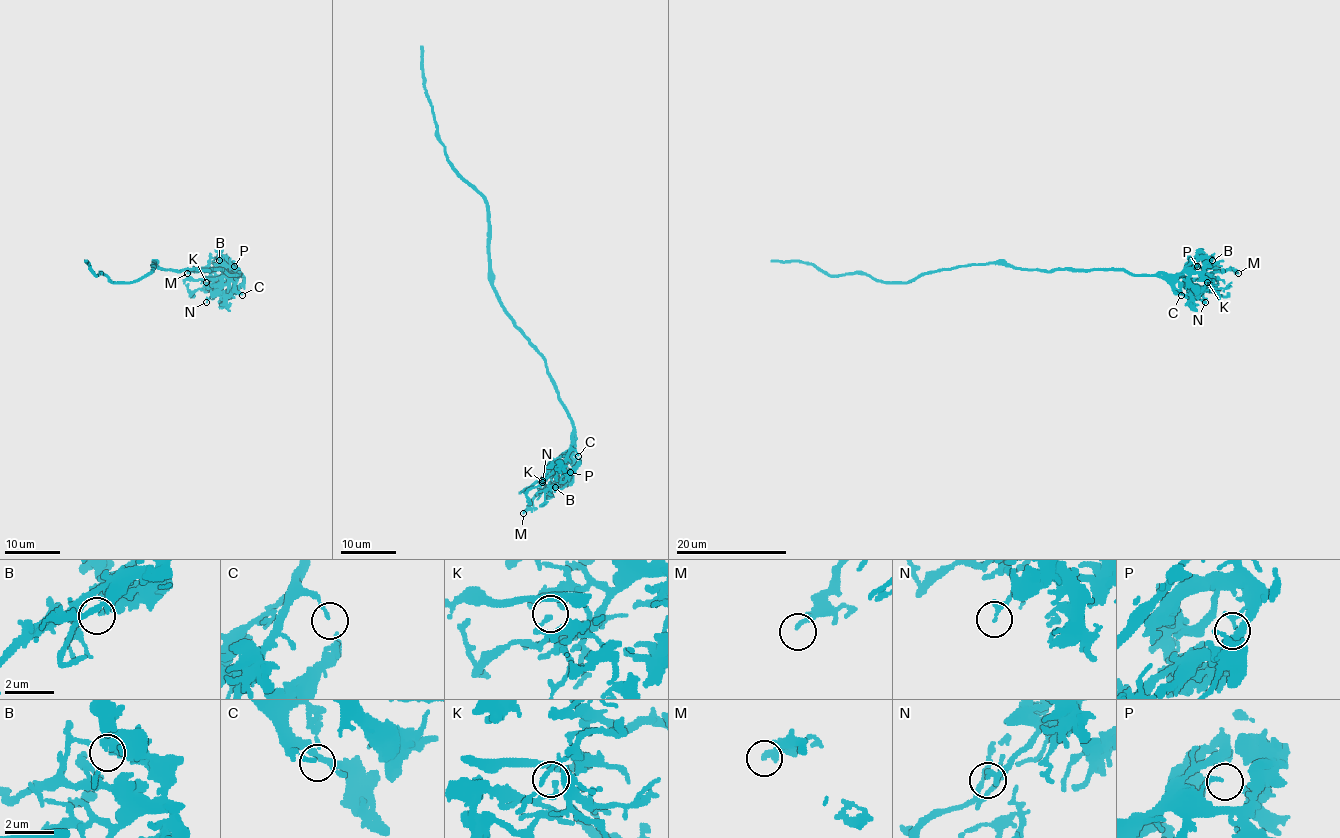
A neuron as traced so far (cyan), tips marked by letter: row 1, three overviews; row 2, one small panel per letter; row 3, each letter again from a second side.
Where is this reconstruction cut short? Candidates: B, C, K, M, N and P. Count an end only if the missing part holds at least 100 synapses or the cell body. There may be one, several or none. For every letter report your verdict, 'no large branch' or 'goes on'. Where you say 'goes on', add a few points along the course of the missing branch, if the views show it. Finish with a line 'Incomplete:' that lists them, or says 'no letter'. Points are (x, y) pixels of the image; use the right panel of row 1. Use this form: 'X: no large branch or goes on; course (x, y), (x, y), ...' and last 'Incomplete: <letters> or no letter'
B: no large branch
C: no large branch
K: no large branch
M: no large branch
N: no large branch
P: no large branch
Incomplete: no letter

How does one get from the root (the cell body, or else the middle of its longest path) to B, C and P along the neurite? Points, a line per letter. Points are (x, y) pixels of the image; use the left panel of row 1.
B: (160, 267), (176, 271), (223, 270), (237, 275), (226, 259), (219, 260)
C: (160, 267), (176, 271), (223, 270), (237, 275), (235, 289), (242, 295)
P: (160, 267), (176, 271), (223, 270), (237, 275), (234, 266)

